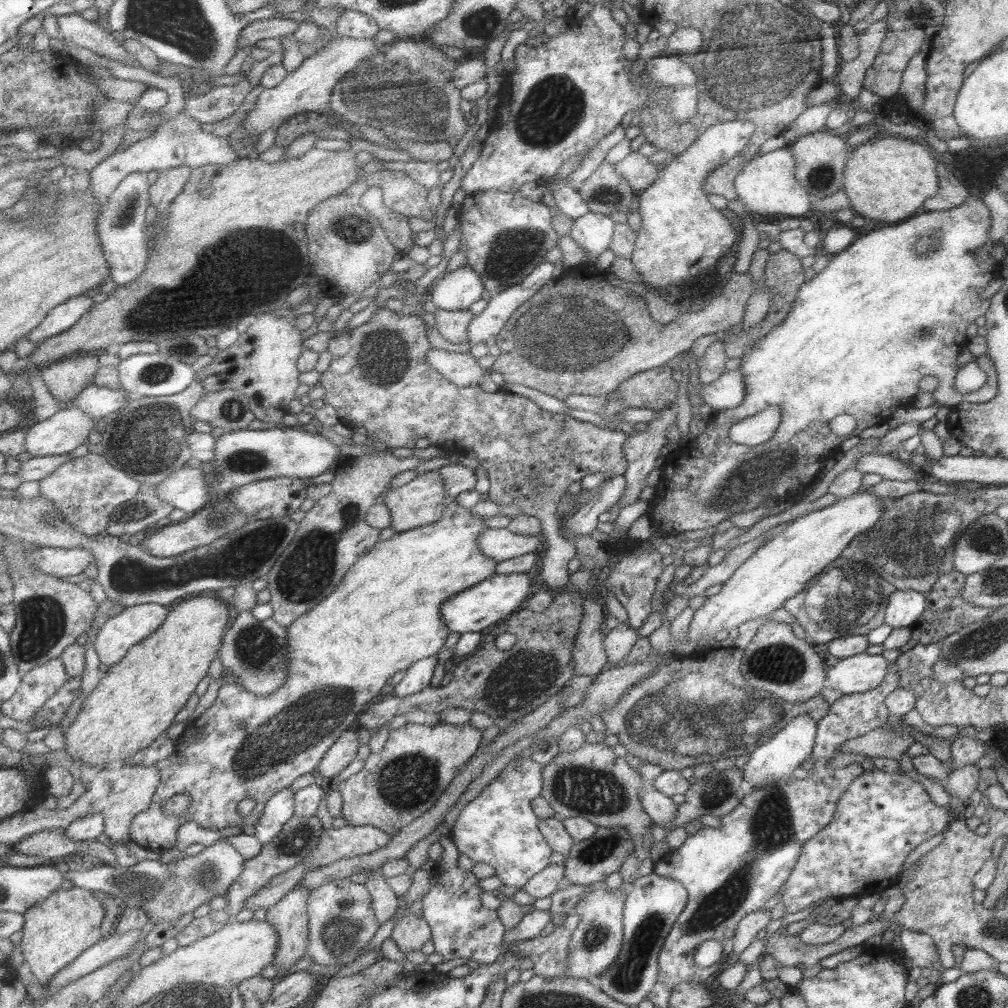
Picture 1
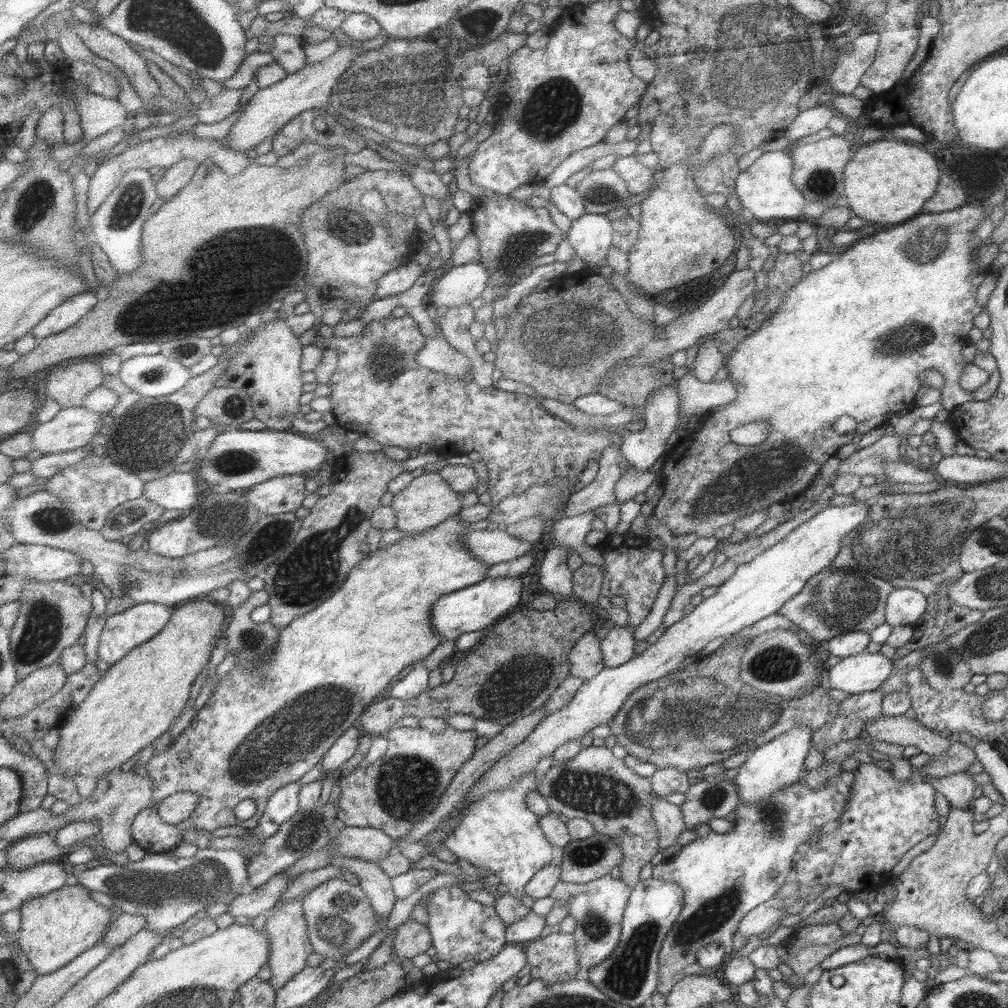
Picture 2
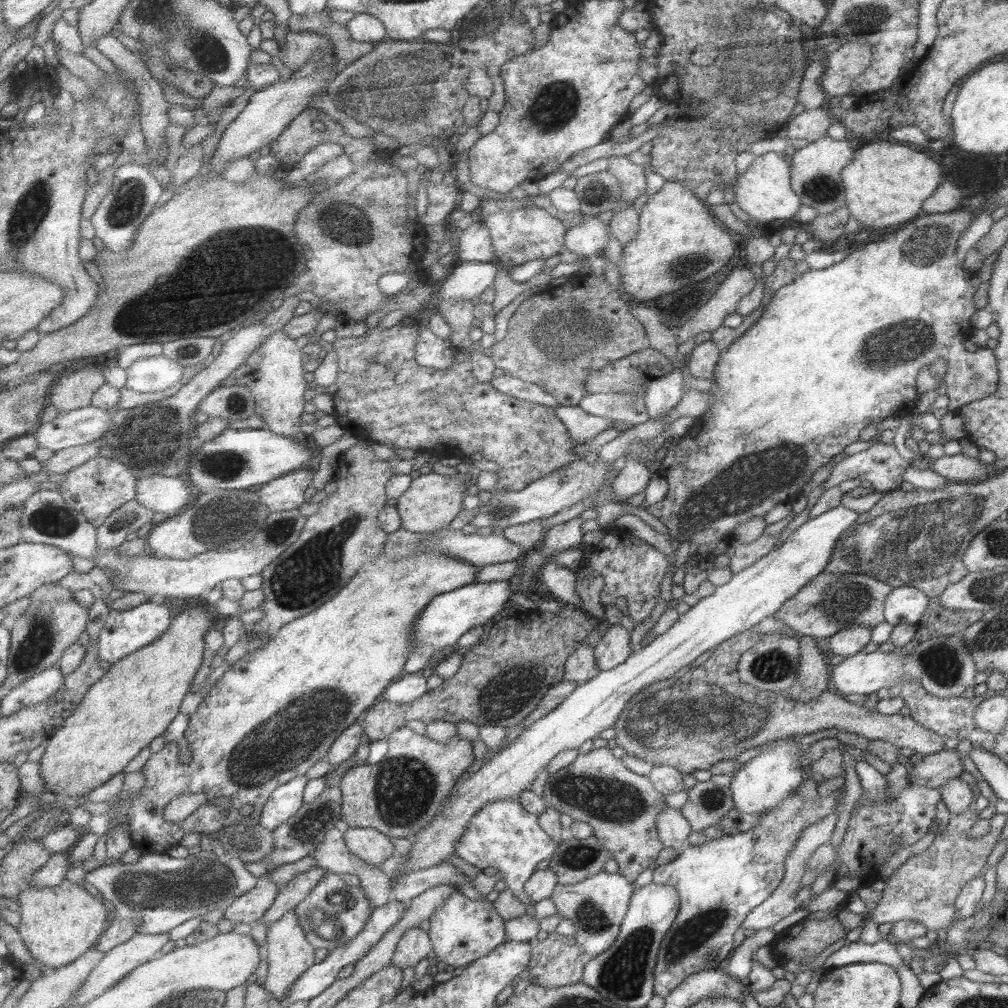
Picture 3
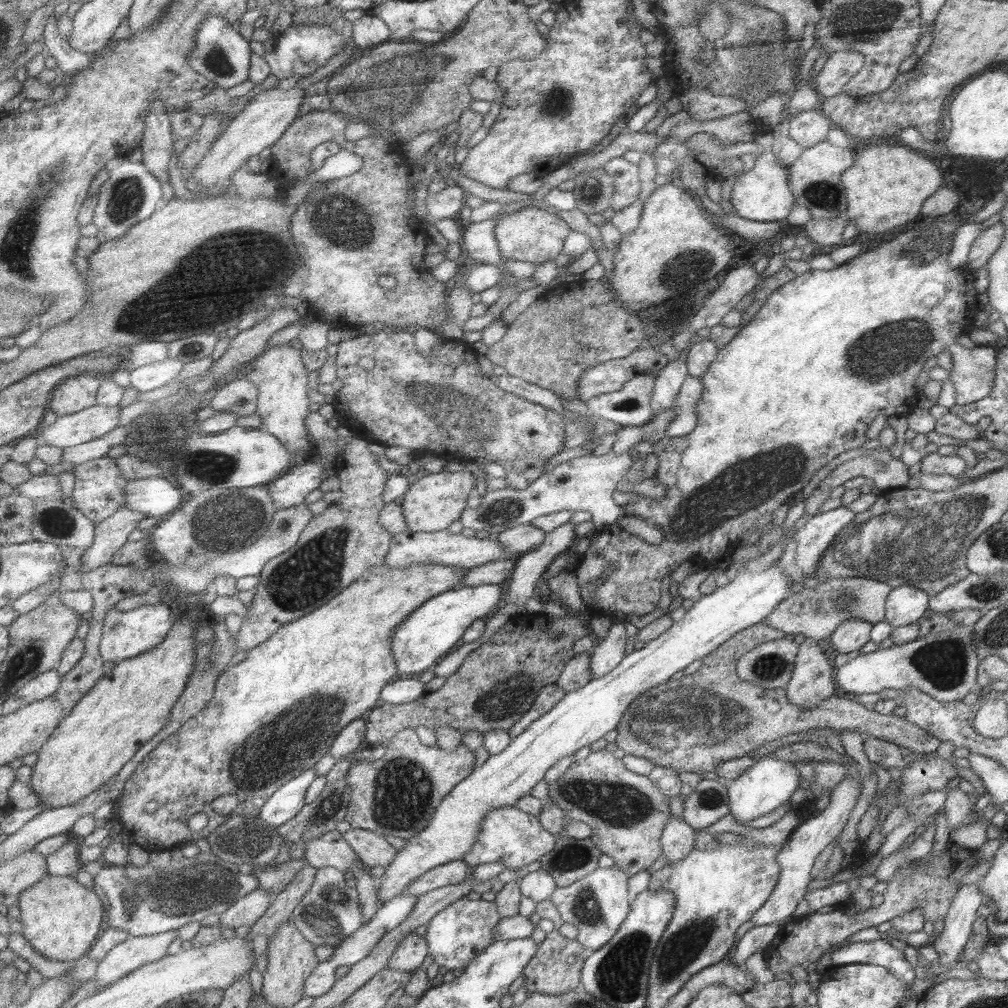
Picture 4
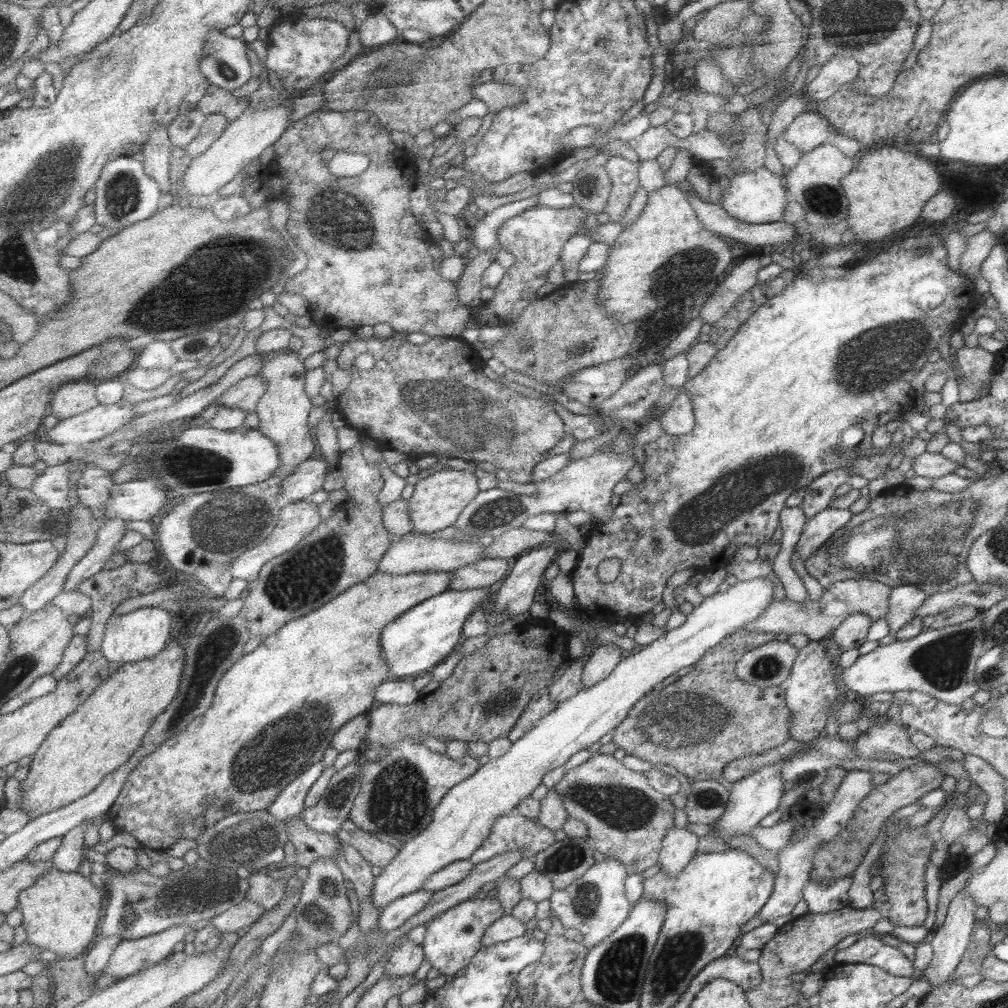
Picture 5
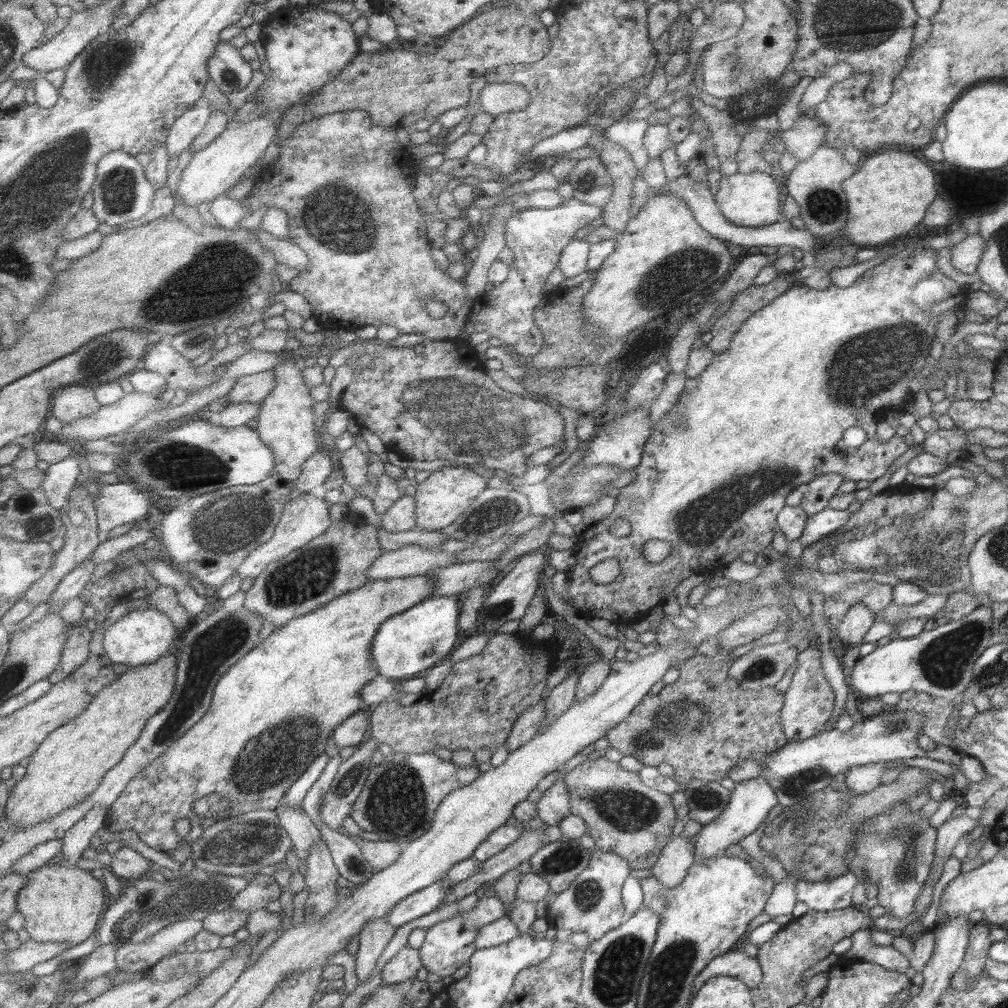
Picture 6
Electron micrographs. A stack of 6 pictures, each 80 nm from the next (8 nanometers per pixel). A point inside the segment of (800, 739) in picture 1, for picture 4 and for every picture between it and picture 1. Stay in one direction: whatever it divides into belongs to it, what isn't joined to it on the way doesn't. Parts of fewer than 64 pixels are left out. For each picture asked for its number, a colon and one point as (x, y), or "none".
2: (770, 767)
3: (770, 776)
4: (768, 783)

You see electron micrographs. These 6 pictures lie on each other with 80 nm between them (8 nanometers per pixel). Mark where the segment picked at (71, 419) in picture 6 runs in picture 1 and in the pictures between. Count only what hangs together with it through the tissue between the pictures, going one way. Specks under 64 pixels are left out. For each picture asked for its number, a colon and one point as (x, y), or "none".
1: (66, 379)
2: (72, 382)
3: (75, 390)
4: (78, 393)
5: (74, 398)

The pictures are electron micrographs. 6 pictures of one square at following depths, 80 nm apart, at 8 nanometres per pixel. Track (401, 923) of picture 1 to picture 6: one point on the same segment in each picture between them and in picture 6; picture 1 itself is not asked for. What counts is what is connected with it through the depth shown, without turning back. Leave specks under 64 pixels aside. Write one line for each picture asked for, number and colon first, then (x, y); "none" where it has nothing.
2: (411, 938)
3: (414, 944)
4: (409, 954)
5: (405, 960)
6: (404, 965)

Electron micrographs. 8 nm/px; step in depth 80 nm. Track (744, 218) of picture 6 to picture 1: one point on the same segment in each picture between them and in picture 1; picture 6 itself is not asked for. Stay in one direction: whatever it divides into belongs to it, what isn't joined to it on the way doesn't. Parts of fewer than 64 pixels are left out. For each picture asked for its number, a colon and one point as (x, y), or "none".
1: (766, 184)
2: (764, 189)
3: (763, 192)
4: (762, 194)
5: (757, 197)

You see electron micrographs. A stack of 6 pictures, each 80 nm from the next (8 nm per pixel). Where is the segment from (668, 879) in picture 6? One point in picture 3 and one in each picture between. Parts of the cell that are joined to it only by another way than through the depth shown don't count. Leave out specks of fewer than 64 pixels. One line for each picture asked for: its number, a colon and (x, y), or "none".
3: (672, 829)
4: (677, 837)
5: (679, 846)

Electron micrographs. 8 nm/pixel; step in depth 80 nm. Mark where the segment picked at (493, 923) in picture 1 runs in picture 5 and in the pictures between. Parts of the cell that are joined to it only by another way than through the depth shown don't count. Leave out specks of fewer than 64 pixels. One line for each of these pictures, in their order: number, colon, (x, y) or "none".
2: (461, 929)
3: (461, 930)
4: (454, 936)
5: (450, 940)

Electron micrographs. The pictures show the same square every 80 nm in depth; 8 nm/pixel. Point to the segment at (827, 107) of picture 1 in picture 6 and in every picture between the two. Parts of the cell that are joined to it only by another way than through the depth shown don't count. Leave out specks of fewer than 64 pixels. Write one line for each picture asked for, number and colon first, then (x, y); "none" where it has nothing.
2: (809, 121)
3: (810, 125)
4: (807, 128)
5: (807, 130)
6: (801, 140)

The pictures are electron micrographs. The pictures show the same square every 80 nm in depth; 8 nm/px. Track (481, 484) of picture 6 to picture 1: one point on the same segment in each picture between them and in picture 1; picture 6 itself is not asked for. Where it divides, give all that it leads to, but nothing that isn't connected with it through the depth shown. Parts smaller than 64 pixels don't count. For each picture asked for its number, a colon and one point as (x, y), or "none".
1: (421, 501)
2: (427, 500)
3: (431, 501)
4: (431, 503)
5: (437, 500)

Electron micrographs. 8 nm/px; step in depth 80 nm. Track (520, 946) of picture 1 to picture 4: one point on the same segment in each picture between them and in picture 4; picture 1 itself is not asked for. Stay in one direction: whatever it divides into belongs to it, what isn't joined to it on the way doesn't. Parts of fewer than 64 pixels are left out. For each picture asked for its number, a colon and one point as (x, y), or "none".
2: (552, 958)
3: (555, 961)
4: (555, 968)

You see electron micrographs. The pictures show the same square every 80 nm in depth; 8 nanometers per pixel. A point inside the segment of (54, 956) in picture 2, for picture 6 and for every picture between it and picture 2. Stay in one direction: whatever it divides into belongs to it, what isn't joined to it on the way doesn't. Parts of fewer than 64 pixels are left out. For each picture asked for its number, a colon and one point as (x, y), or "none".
3: (59, 925)
4: (62, 919)
5: (62, 912)
6: (63, 904)

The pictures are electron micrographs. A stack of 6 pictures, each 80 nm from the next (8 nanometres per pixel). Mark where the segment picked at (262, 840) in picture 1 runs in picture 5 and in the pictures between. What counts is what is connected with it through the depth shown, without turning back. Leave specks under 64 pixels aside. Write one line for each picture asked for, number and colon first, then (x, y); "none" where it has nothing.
2: (283, 803)
3: (285, 800)
4: (285, 802)
5: (289, 802)

